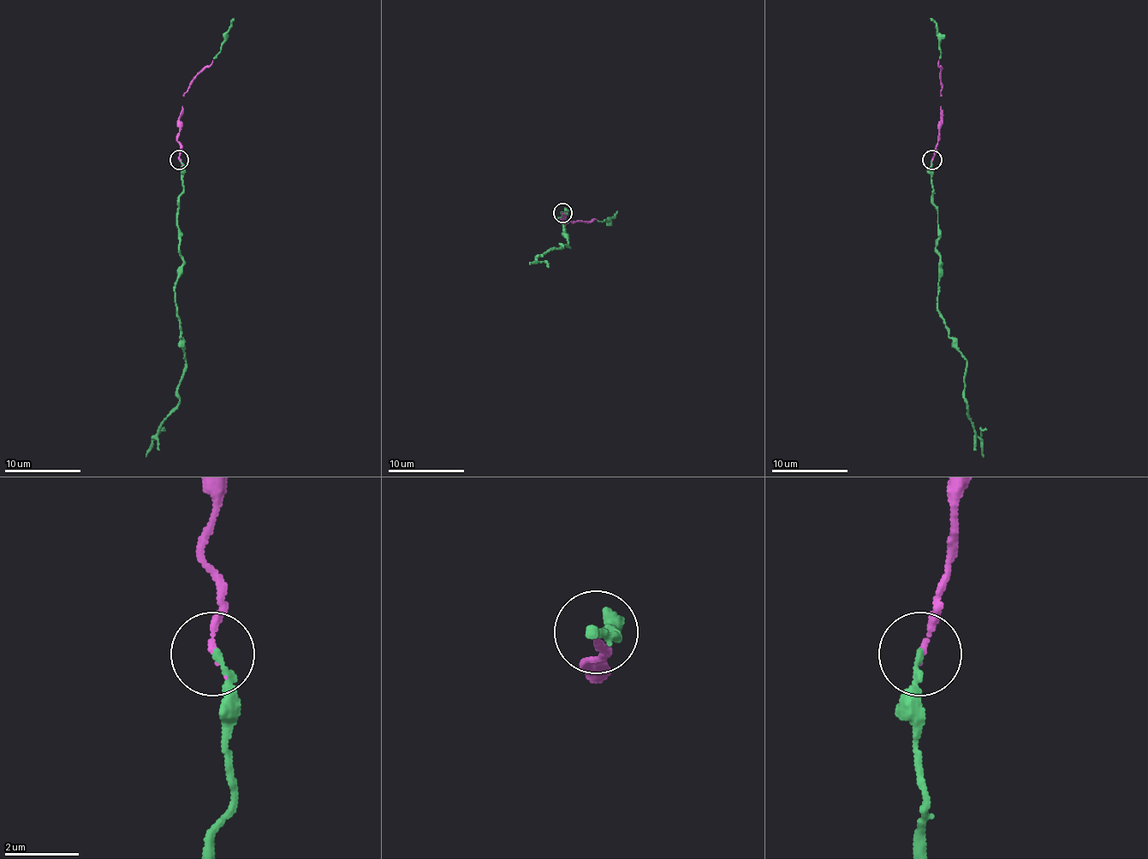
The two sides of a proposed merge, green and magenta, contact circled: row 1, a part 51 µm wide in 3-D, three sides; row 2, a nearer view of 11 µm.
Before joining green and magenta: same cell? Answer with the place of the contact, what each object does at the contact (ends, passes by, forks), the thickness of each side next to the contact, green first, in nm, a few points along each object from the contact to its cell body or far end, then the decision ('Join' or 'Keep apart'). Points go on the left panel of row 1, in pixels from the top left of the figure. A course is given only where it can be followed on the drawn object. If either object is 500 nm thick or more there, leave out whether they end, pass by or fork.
Place: (179, 160). At the ring green ends. At the ring magenta ends. Thickness 170 nm (green) against 150 nm. Course of green: (180, 159), (183, 266), (174, 289), (185, 371), (178, 407), (145, 457). Course of magenta: (180, 159), (178, 140), (183, 94), (189, 83), (212, 60). Join

